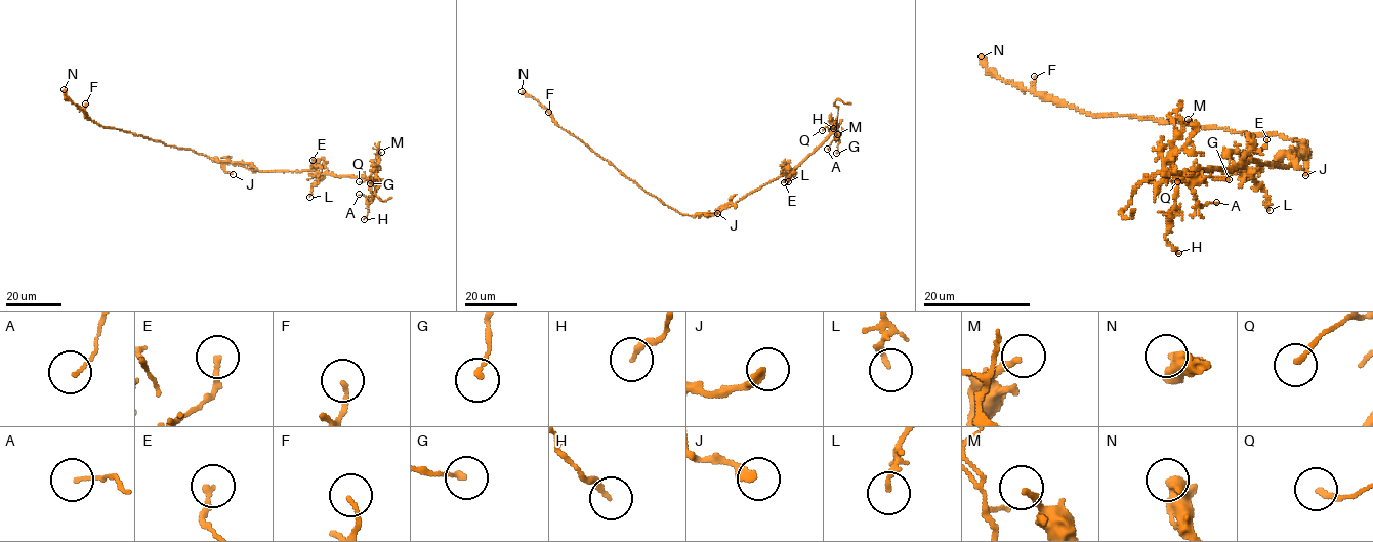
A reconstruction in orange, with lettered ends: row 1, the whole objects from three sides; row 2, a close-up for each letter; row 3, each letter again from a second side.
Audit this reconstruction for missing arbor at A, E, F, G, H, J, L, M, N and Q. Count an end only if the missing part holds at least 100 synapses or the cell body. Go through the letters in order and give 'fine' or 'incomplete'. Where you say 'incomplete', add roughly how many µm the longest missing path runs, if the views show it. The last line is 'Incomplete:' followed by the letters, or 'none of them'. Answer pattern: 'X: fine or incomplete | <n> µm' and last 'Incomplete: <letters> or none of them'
A: fine
E: fine
F: fine
G: fine
H: fine
J: fine
L: fine
M: fine
N: fine
Q: fine
Incomplete: none of them

